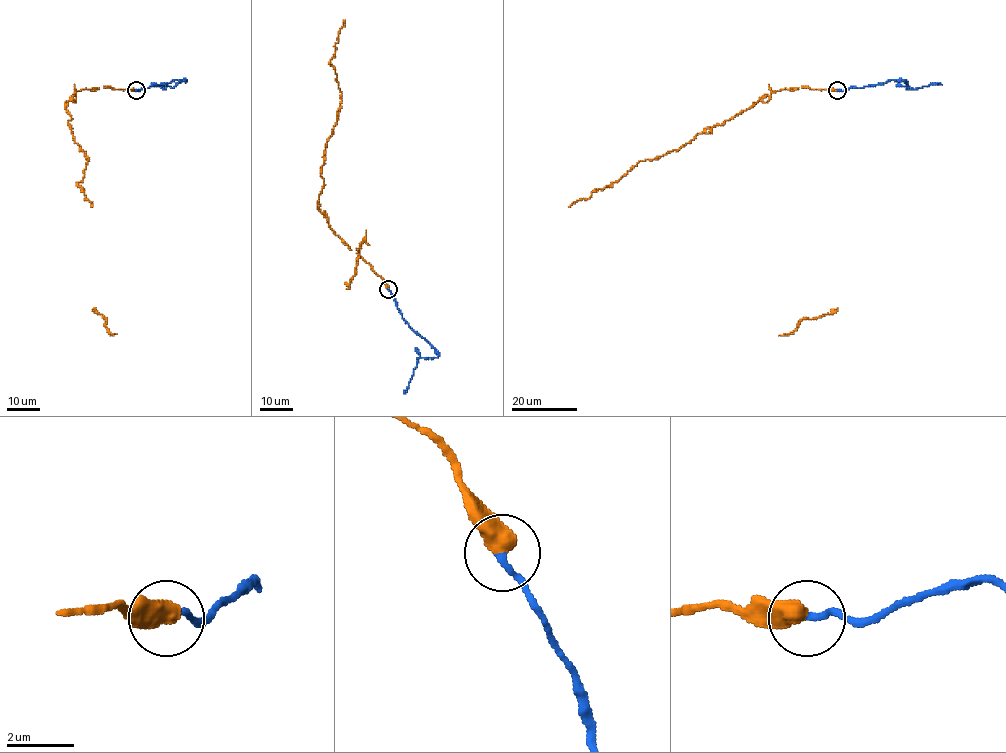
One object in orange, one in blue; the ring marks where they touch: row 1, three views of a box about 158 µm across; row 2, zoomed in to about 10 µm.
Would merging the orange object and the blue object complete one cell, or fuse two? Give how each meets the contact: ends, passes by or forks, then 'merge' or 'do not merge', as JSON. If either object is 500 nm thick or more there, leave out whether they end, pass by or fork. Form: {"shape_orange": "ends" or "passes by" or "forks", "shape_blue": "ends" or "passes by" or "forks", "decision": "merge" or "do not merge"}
{"decision": "merge"}

